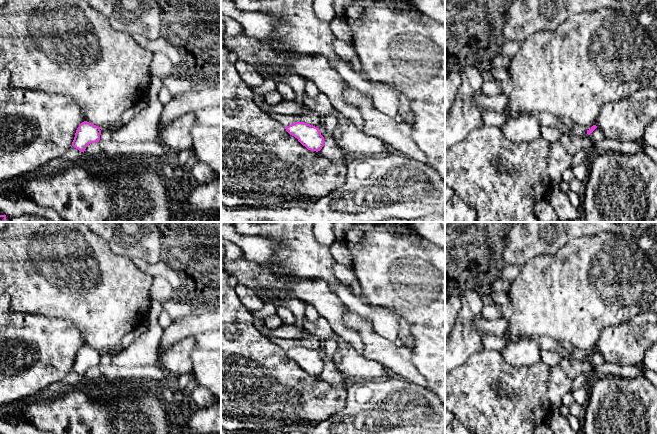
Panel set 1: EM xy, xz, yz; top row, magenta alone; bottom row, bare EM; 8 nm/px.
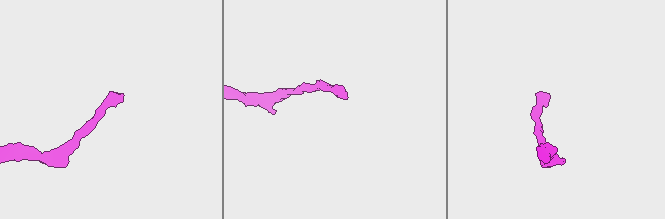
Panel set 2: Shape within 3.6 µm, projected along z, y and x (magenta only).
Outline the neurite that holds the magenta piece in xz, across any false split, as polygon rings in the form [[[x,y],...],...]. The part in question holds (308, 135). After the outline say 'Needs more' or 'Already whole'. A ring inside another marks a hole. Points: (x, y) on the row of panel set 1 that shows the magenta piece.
[[[295,122],[285,127],[285,129],[308,150],[318,152],[324,146],[324,137],[320,134],[319,128],[313,125],[304,122]]]. Already whole

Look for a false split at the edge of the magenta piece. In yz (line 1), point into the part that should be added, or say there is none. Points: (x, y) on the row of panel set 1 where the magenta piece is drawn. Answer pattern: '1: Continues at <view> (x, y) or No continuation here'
1: No continuation here

